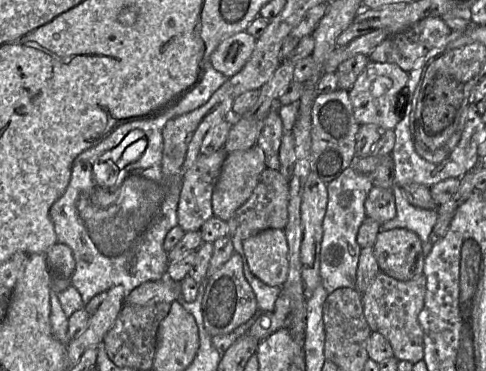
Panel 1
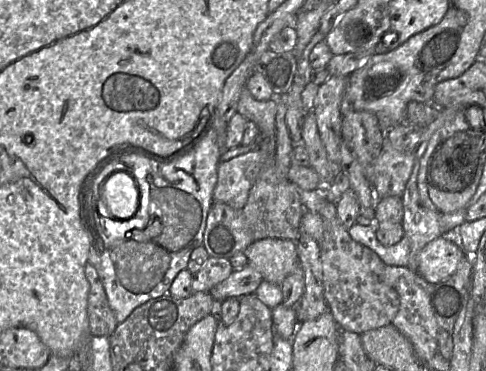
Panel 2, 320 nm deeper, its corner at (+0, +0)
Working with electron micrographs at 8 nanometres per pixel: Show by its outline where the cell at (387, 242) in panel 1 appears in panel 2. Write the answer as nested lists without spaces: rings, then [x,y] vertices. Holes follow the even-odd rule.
[[[438,236],[418,253],[416,272],[431,284],[450,277],[458,268],[465,251],[446,236]]]

